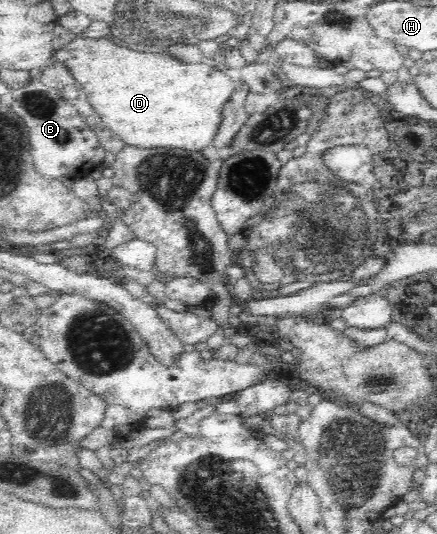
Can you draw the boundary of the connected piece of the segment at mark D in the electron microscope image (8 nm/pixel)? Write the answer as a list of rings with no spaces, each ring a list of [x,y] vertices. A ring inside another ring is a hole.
[[[90,37],[75,38],[53,54],[49,61],[59,61],[72,70],[76,81],[88,95],[95,115],[102,119],[104,127],[120,131],[120,139],[124,145],[140,147],[140,149],[186,149],[186,151],[202,151],[216,137],[222,123],[222,107],[230,101],[232,93],[237,90],[234,79],[222,71],[208,69],[202,63],[178,63],[170,55],[160,53],[140,53],[152,49],[136,49],[122,47],[118,40],[94,39]]]

